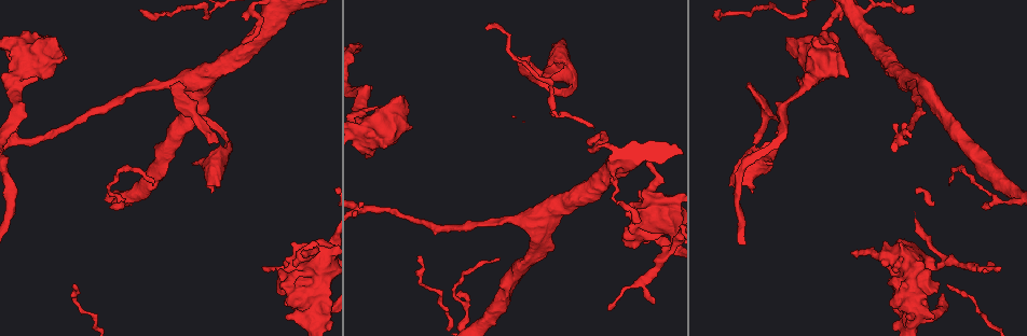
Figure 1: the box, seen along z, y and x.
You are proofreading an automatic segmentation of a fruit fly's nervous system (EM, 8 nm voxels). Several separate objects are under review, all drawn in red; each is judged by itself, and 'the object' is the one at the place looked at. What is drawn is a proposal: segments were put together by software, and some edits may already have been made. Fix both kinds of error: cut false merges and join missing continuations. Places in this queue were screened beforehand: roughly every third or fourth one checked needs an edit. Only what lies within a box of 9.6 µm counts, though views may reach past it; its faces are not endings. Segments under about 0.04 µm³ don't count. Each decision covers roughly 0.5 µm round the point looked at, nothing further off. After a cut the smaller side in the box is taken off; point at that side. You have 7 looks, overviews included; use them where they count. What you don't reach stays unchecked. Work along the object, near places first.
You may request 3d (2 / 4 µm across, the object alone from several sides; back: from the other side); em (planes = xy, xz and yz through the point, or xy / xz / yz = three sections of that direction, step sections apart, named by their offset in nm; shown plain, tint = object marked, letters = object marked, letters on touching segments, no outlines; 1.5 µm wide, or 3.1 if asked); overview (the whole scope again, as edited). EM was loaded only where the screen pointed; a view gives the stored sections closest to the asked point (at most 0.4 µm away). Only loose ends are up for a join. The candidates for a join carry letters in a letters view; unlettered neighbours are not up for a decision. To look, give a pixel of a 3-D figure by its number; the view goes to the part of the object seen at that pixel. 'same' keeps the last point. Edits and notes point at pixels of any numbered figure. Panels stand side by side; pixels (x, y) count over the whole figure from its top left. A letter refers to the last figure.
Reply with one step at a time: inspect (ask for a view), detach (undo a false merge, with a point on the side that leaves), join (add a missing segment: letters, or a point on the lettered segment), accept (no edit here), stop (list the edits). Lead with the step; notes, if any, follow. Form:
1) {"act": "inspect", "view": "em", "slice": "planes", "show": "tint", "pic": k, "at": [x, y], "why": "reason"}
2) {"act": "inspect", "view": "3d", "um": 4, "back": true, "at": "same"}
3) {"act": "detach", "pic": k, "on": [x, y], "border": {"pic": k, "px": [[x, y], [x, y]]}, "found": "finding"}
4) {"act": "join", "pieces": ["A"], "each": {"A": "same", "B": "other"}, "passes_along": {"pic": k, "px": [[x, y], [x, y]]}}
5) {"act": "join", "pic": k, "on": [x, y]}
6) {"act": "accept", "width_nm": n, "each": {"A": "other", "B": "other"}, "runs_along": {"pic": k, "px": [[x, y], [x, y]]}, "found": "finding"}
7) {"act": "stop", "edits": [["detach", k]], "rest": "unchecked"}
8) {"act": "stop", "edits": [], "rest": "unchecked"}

{"act": "inspect", "view": "em", "slice": "xy", "step": 8, "show": "tint", "pic": 1, "at": [203, 120]}

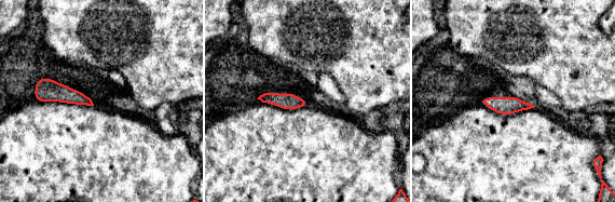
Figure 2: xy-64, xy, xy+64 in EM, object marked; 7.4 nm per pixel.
{"act": "inspect", "view": "em", "slice": "xy", "step": 8, "show": "letters", "at": "same", "why": "what lies round it"}

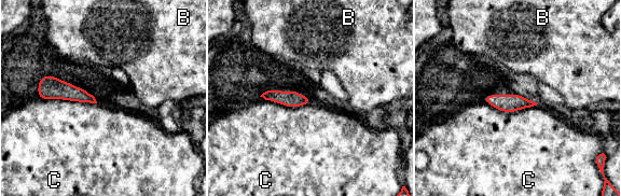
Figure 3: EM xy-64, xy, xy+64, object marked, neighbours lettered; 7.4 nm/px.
{"act": "accept", "each": {"B": "other", "C": "other"}, "border": {"pic": 3, "px": [[39, 97], [96, 103]]}, "found": "all the same neuron"}

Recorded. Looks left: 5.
{"act": "inspect", "view": "em", "slice": "xy", "step": 8, "show": "letters", "pic": 1, "at": [667, 247], "why": "three-way junction"}

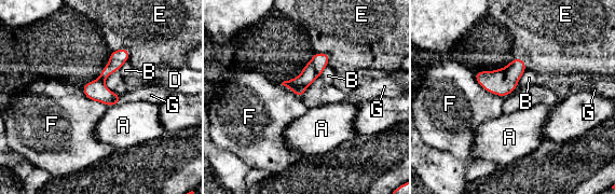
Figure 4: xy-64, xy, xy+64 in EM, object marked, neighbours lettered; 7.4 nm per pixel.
{"act": "detach", "pic": 4, "on": [314, 68], "longest_contact_nm": ["F", 300], "each": {"A": "other", "B": "other", "D": "other", "E": "other", "F": "other", "G": "other"}, "border": {"pic": 4, "px": [[306, 86], [300, 87], [295, 93]]}, "found": "a second neuron is stuck on"}

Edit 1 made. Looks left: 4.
{"act": "stop", "edits": [["detach", 4]], "rest": "unchecked"}

